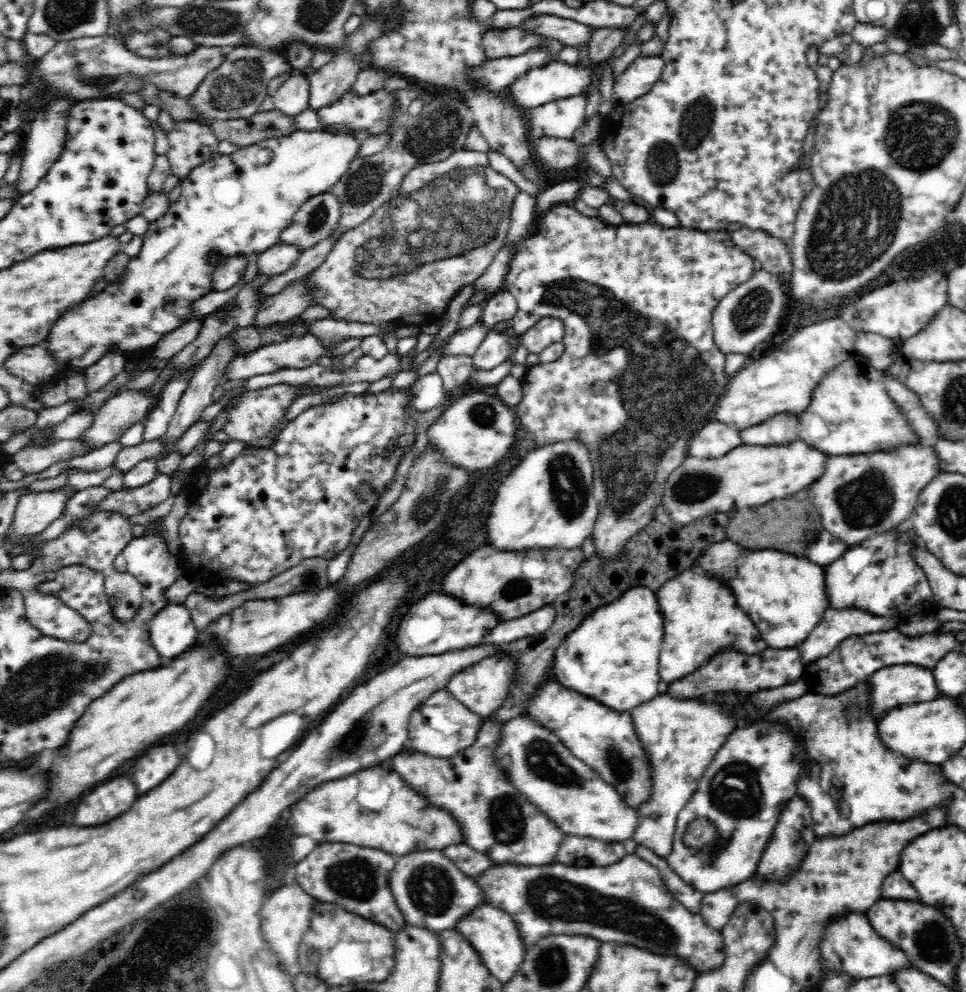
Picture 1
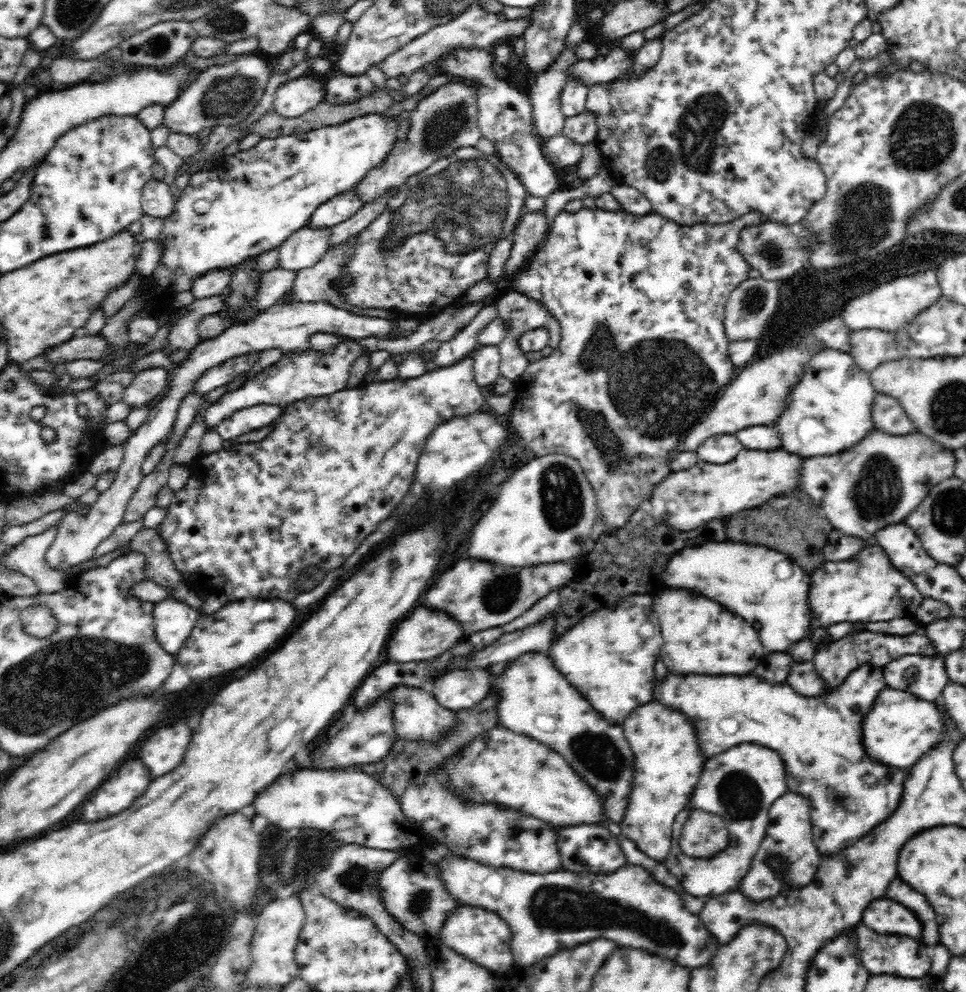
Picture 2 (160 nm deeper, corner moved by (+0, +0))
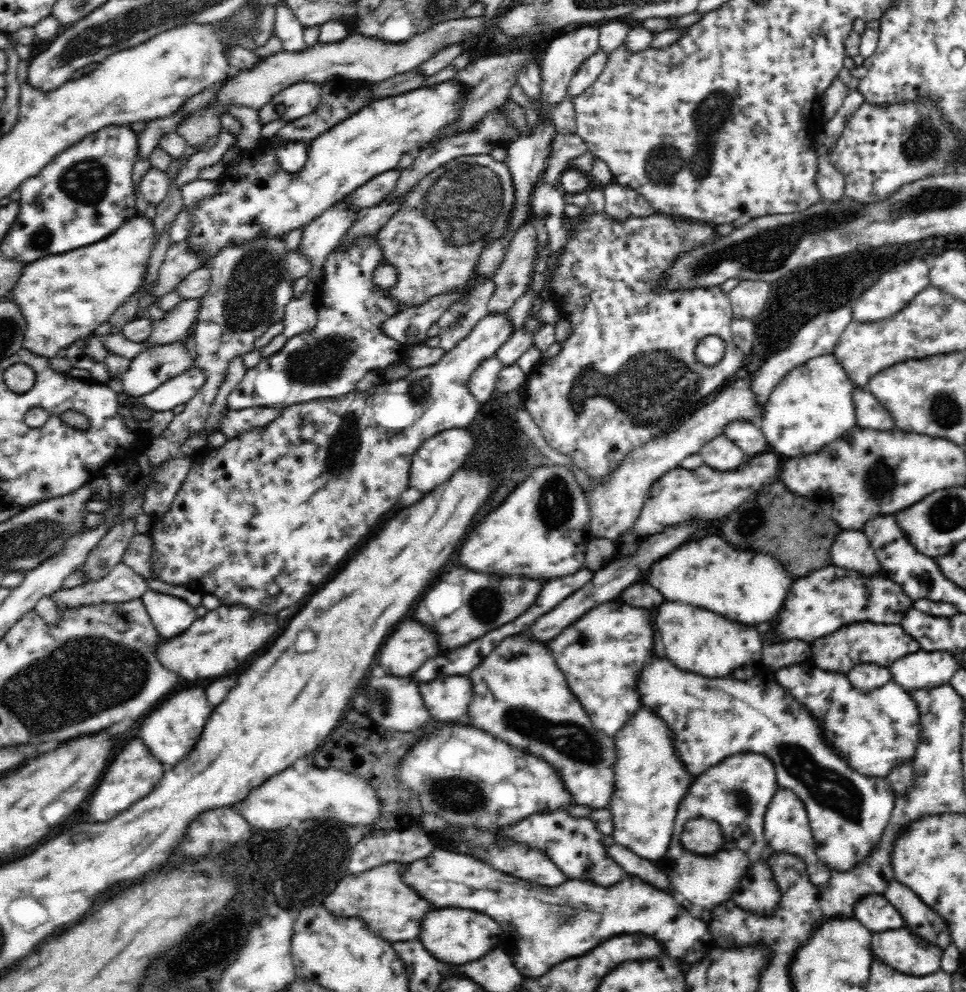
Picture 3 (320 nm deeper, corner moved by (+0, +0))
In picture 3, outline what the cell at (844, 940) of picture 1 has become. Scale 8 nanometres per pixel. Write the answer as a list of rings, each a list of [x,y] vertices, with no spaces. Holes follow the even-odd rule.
[[[905,927],[874,933],[871,949],[873,956],[908,975],[928,976],[942,970],[940,960],[945,948],[914,935]]]

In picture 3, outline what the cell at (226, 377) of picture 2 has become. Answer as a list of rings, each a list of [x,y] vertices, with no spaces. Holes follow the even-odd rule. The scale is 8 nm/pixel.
[[[194,366],[179,376],[164,382],[153,392],[145,396],[129,397],[128,401],[131,404],[136,400],[136,403],[140,403],[140,405],[150,408],[156,413],[172,411],[180,404],[186,405],[200,391],[205,382],[204,371],[200,371],[198,367]]]

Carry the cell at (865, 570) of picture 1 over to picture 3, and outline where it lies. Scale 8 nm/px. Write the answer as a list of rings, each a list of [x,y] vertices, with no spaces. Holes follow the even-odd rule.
[[[832,564],[816,570],[804,578],[796,578],[786,592],[784,604],[778,610],[776,622],[770,624],[768,633],[774,635],[775,643],[802,640],[811,644],[816,639],[832,634],[844,624],[868,621],[876,624],[901,624],[906,611],[914,601],[906,596],[902,587],[880,575],[866,577],[856,571],[848,571]]]

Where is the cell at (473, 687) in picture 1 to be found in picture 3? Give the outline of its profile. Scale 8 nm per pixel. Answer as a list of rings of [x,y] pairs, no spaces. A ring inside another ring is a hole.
[[[466,675],[441,676],[430,682],[417,682],[422,702],[431,720],[460,720],[474,696],[472,683]]]

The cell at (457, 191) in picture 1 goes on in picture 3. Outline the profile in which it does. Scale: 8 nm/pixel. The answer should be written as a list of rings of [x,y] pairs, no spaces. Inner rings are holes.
[[[489,154],[485,155],[470,155],[470,156],[459,156],[454,160],[440,166],[430,172],[427,176],[424,176],[423,180],[418,182],[418,185],[414,186],[413,189],[407,194],[405,201],[403,202],[404,207],[402,207],[394,216],[390,217],[390,220],[387,220],[387,223],[377,232],[377,241],[383,250],[383,260],[389,262],[392,266],[396,267],[396,270],[399,274],[398,284],[387,293],[384,293],[386,296],[391,296],[403,304],[408,306],[421,305],[423,302],[426,302],[432,296],[437,294],[444,294],[444,292],[450,292],[450,290],[456,290],[456,288],[462,288],[472,276],[474,276],[474,266],[476,266],[476,260],[484,248],[484,244],[488,240],[494,240],[502,234],[502,230],[506,228],[506,222],[508,222],[508,216],[510,216],[510,210],[512,210],[512,204],[514,204],[514,193],[512,193],[512,178],[510,169],[504,161],[499,162],[495,159],[492,159]]]

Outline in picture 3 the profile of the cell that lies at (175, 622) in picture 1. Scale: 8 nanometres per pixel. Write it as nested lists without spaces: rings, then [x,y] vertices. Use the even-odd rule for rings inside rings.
[[[148,588],[140,600],[162,638],[182,634],[198,618],[194,607],[178,596]]]

